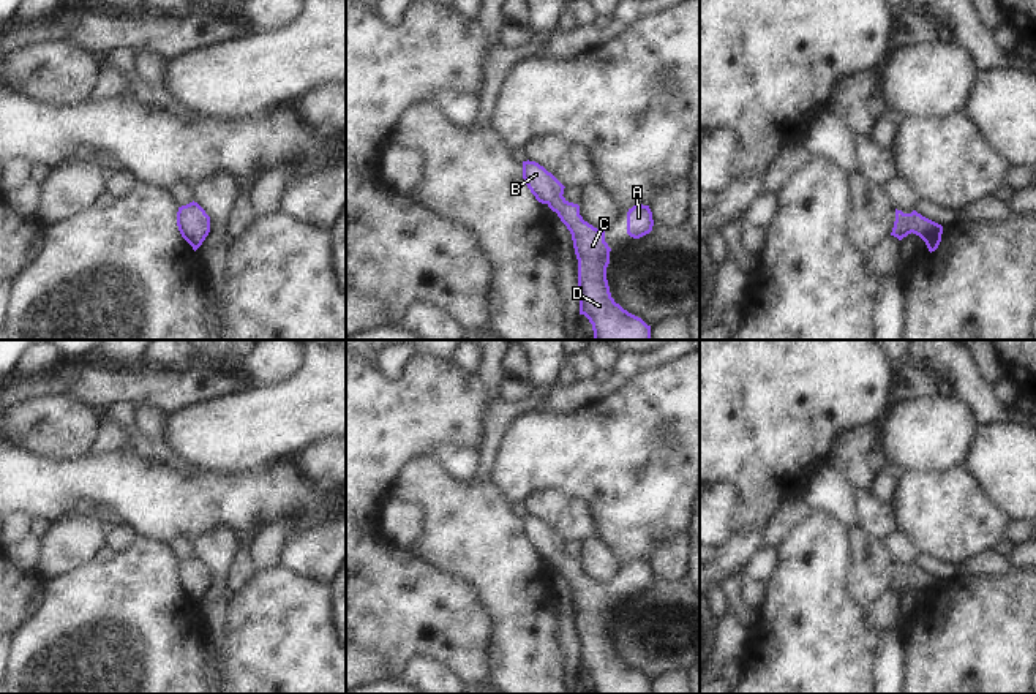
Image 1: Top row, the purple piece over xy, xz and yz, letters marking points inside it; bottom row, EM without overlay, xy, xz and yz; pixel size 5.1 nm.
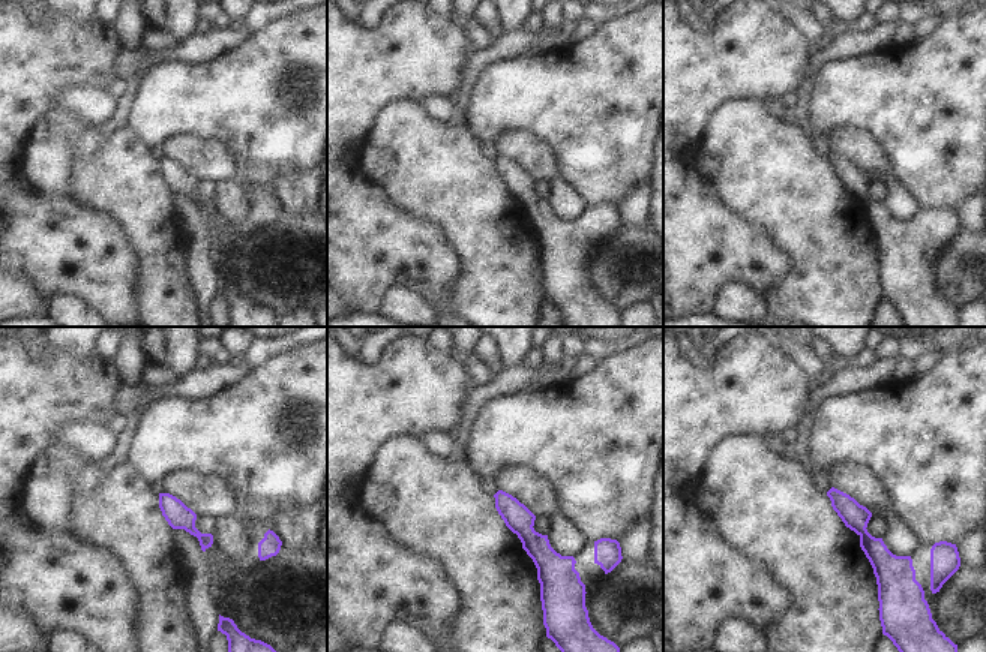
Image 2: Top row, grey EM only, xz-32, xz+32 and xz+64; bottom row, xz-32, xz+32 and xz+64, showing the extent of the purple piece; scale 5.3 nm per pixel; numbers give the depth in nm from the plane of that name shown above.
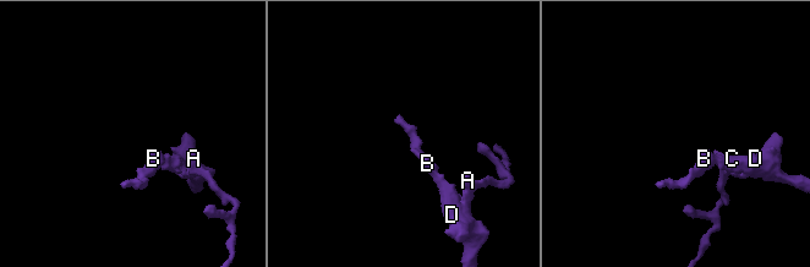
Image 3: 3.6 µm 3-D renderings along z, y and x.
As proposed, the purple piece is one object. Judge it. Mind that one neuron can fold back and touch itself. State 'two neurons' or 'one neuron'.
one neuron

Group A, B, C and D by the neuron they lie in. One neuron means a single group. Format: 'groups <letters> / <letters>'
groups A B C D

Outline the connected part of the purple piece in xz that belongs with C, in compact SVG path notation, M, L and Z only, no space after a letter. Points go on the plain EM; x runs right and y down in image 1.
M529 514L523 515L523 533L535 553L556 566L572 588L578 613L580 669L584 669L592 678L594 694L651 694L651 680L624 664L611 651L606 634L611 602L605 596L605 585L600 585L583 574L580 560L569 556L562 550L565 541L539 517Z

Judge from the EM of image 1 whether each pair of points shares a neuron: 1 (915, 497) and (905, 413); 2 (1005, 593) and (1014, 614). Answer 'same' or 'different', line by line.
1: different
2: same

